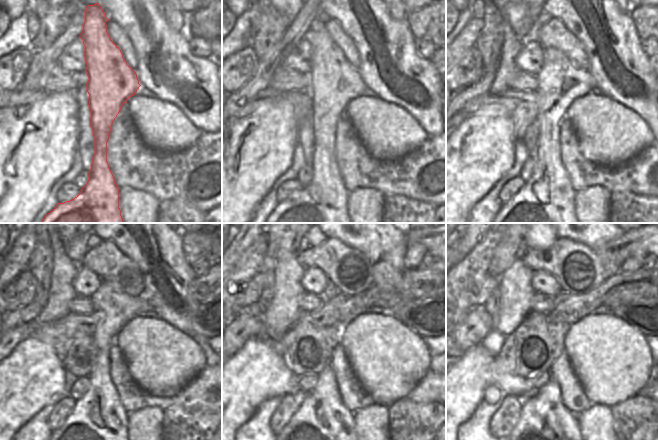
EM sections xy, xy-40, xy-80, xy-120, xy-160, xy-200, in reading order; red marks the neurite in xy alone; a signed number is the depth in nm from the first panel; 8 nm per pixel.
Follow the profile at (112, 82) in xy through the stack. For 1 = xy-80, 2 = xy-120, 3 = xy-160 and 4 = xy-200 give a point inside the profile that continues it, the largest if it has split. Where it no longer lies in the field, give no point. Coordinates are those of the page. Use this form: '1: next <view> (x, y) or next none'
1: next xy-80 (546, 202)
2: next xy-120 (97, 426)
3: next xy-160 (322, 426)
4: next xy-200 (545, 426)

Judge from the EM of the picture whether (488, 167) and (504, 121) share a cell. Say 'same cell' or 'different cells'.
same cell

